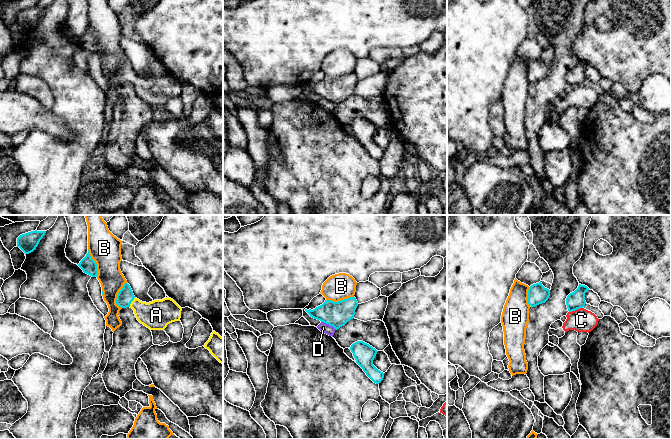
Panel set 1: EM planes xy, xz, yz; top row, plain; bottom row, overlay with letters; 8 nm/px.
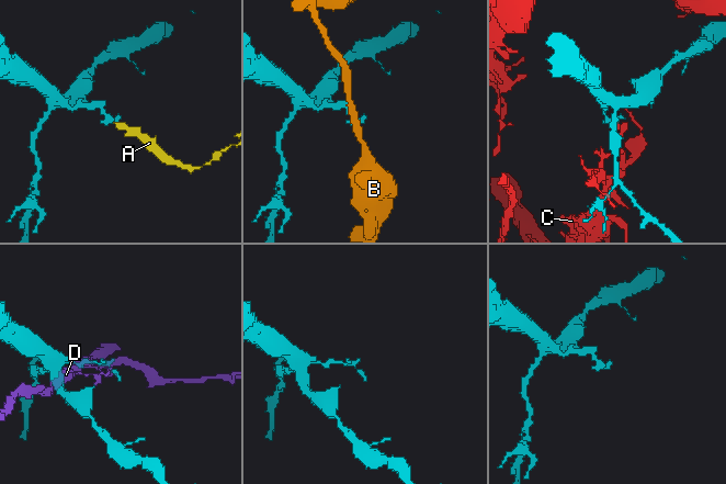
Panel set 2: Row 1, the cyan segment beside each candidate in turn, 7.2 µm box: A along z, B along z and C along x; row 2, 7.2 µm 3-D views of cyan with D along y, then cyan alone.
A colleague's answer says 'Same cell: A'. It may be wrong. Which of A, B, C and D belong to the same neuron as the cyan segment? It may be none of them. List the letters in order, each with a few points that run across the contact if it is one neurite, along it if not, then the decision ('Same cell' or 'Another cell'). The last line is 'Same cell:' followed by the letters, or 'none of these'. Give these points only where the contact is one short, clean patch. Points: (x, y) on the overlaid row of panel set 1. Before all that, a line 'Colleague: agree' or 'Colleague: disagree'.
Colleague: agree
A: Line: xy (125, 296), (131, 301), (144, 312), (156, 315). Same cell
B: Another cell
C: Line: yz (582, 307), (569, 312). Another cell
D: Line: xz (321, 321), (332, 325), (336, 329). Another cell
Same cell: A

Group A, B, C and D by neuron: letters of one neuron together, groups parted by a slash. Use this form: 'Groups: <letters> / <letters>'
Groups: A / B / C / D

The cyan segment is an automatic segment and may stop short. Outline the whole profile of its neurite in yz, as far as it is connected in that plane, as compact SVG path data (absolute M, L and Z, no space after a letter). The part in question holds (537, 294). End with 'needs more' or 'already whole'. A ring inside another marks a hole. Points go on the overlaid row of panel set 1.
M541 281L533 284L528 290L528 304L531 307L535 307L539 304L545 303L550 296L550 290L545 288Z; already whole

